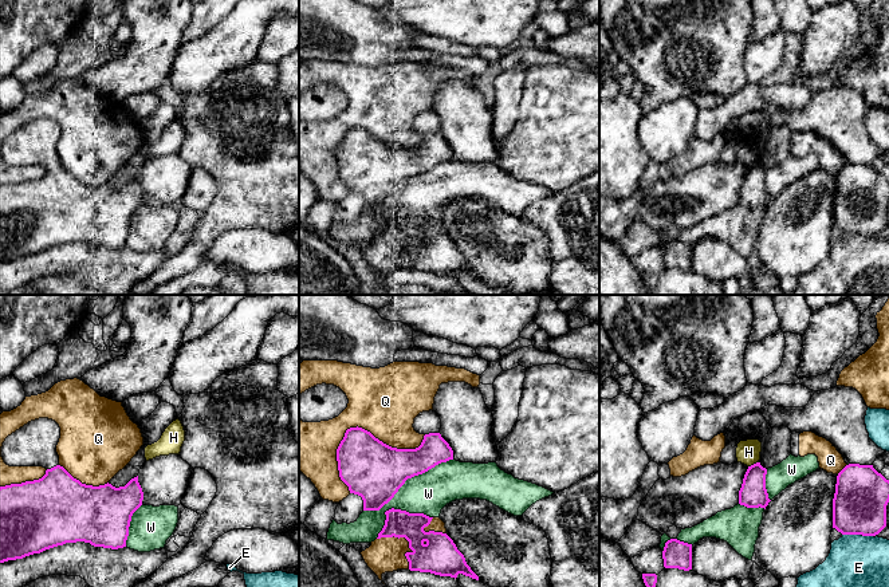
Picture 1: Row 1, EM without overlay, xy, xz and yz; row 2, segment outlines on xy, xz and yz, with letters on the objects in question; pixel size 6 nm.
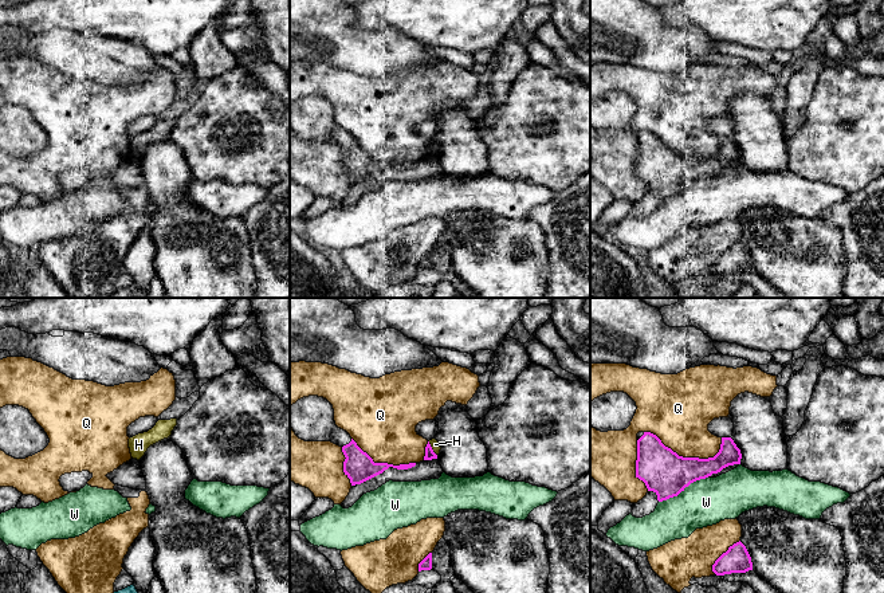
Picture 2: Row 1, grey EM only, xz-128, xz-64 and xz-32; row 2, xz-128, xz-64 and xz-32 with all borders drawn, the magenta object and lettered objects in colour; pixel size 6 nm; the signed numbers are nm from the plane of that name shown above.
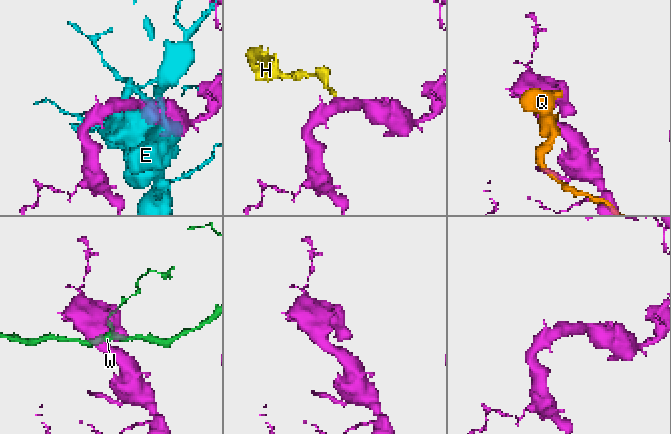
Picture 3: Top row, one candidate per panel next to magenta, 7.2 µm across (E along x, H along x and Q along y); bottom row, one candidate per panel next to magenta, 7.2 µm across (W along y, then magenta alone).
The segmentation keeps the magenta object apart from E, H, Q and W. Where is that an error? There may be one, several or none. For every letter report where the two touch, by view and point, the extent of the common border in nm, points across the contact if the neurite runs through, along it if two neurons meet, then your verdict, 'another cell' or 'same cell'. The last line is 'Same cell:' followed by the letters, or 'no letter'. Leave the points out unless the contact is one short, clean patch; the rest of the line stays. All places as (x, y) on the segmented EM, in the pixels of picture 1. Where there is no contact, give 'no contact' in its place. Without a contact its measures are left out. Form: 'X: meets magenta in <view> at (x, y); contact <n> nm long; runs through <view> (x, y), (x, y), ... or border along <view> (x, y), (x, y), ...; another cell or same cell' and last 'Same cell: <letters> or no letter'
E: meets magenta in yz at (858, 534); contact 190 nm long; another cell
H: meets magenta in yz at (754, 464); contact 70 nm long; border along yz (758, 461), (748, 467); another cell
Q: meets magenta in xz at (365, 430); contact 600 nm long; another cell
W: meets magenta in xz at (406, 479); contact 600 nm long; another cell
Same cell: no letter

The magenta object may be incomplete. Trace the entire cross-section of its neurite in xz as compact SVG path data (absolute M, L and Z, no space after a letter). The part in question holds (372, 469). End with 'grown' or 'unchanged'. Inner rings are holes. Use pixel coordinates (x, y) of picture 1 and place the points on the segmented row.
M350 428L337 449L341 480L363 500L363 511L379 511L408 478L453 460L440 433L424 436L416 449L392 448L362 428Z | unchanged

